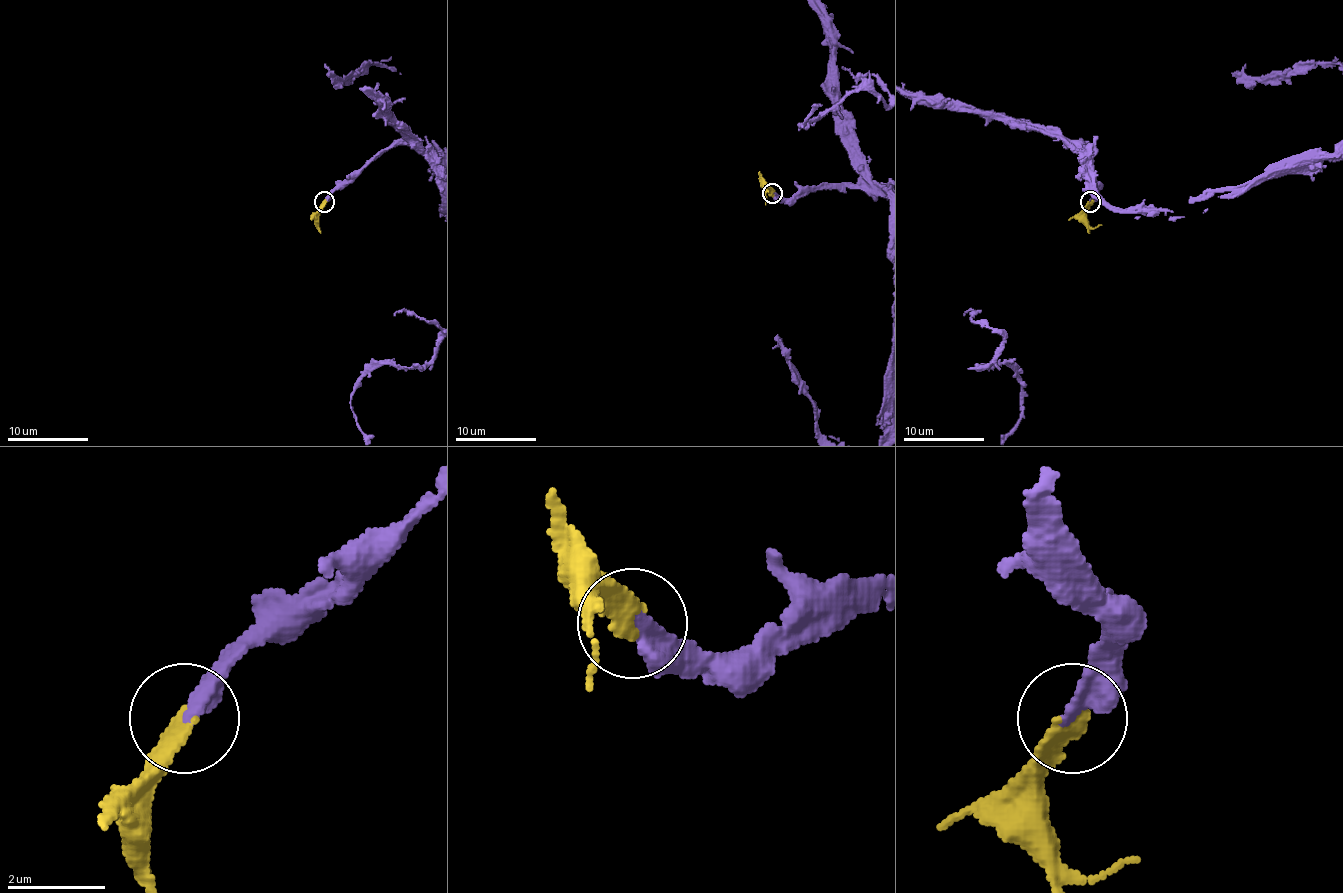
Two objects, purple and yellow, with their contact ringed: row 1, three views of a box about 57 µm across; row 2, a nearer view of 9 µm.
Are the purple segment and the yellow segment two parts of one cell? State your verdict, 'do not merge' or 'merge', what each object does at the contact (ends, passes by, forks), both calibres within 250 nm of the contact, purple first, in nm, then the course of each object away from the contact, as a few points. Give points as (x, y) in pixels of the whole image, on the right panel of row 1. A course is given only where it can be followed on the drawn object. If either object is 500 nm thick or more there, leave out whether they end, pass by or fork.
merge; purple ends; yellow ends; calibres 360 and 320 nm; course yellow (1090, 201), (1086, 207), (1086, 221), (1092, 227), (1102, 225)

